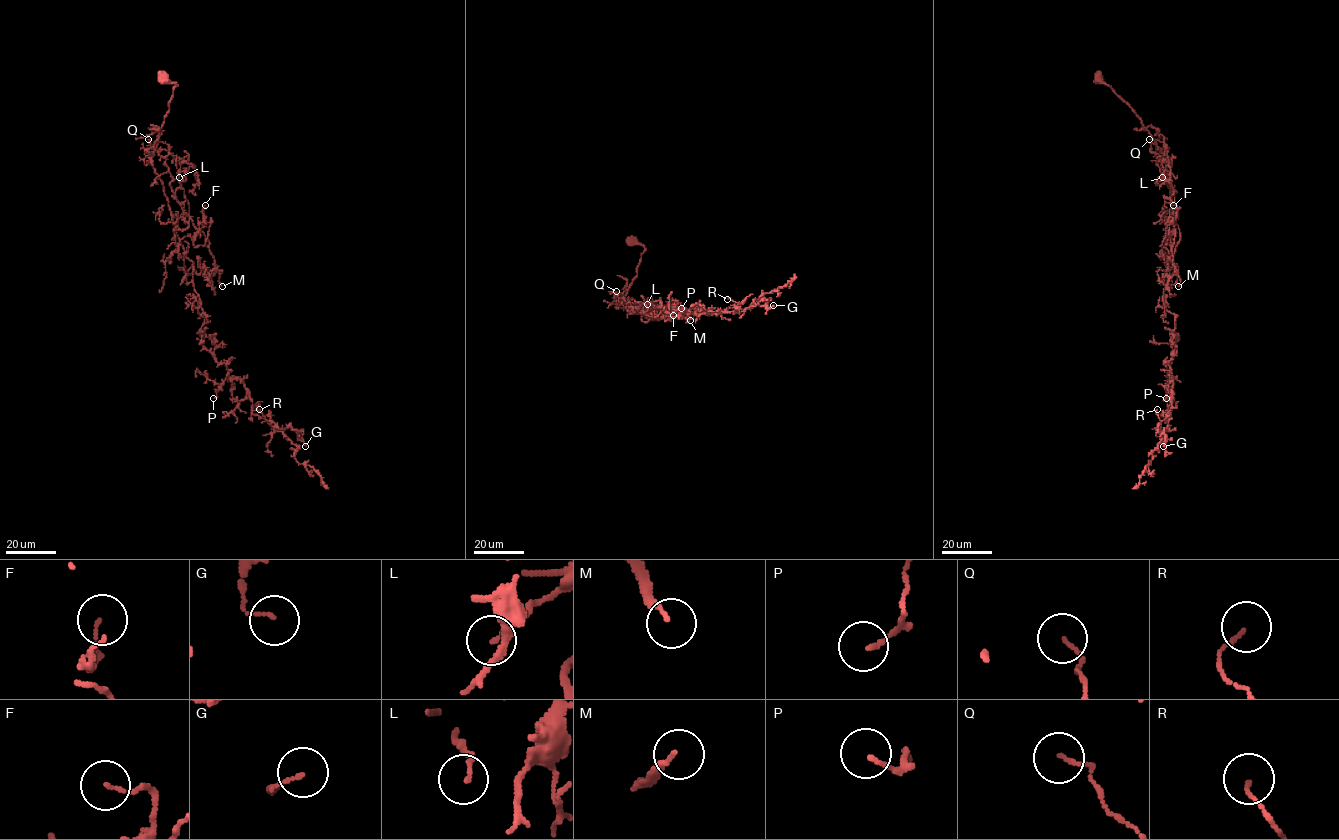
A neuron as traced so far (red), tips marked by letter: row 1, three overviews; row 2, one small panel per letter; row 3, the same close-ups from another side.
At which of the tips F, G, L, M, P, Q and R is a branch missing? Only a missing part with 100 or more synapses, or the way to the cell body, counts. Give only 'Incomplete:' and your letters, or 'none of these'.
Incomplete: M

